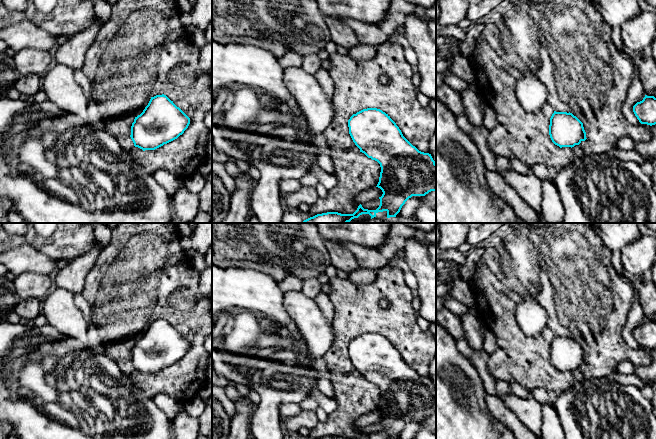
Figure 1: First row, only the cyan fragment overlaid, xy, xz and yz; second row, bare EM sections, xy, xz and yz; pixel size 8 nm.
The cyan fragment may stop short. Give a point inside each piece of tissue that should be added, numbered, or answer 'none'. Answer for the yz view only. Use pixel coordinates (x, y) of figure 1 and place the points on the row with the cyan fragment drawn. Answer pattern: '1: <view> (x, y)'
none

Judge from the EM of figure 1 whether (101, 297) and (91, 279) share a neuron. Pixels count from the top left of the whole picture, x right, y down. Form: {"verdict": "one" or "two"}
{"verdict": "one"}

